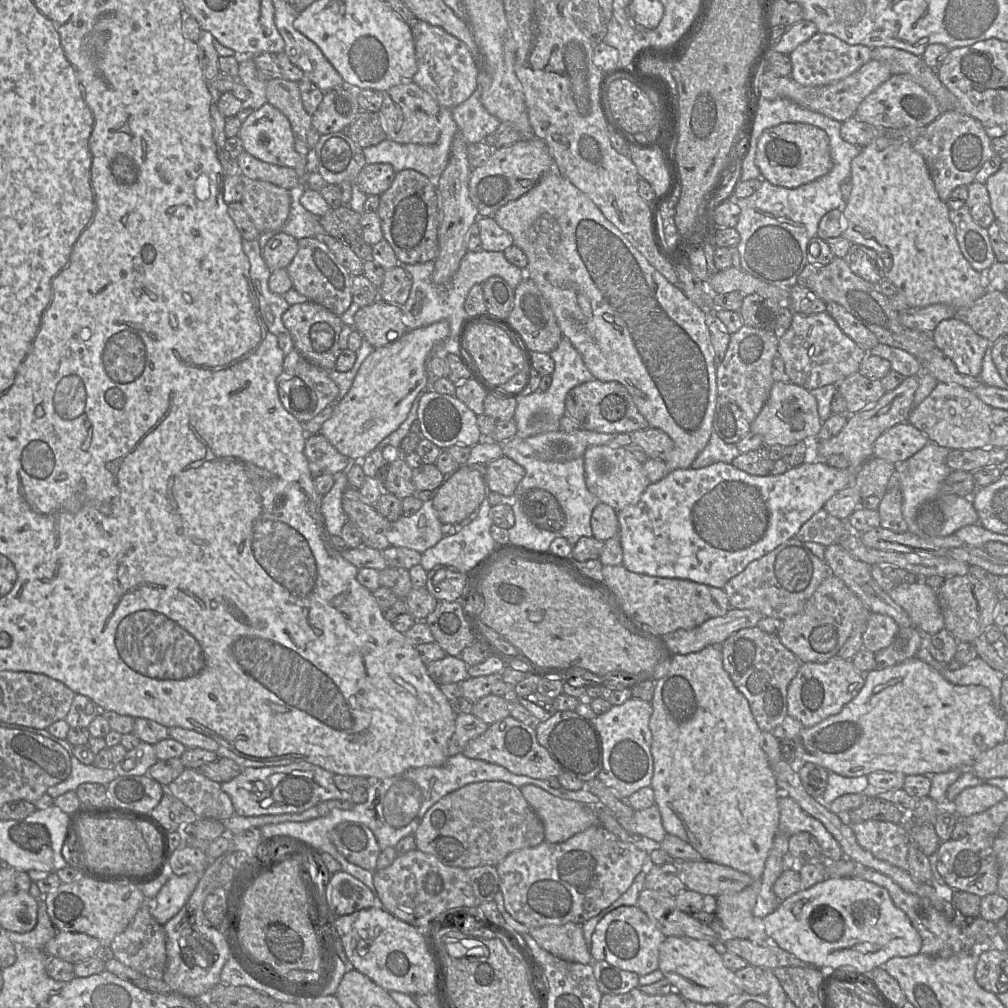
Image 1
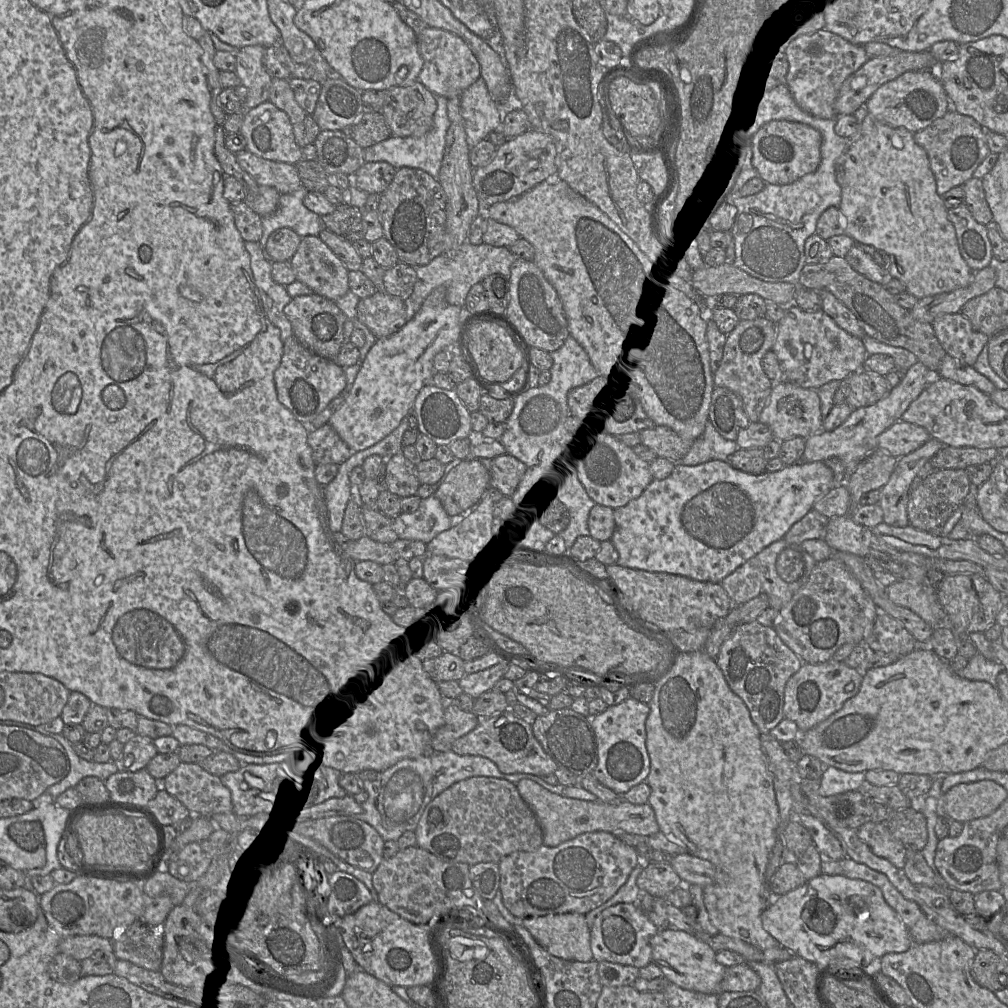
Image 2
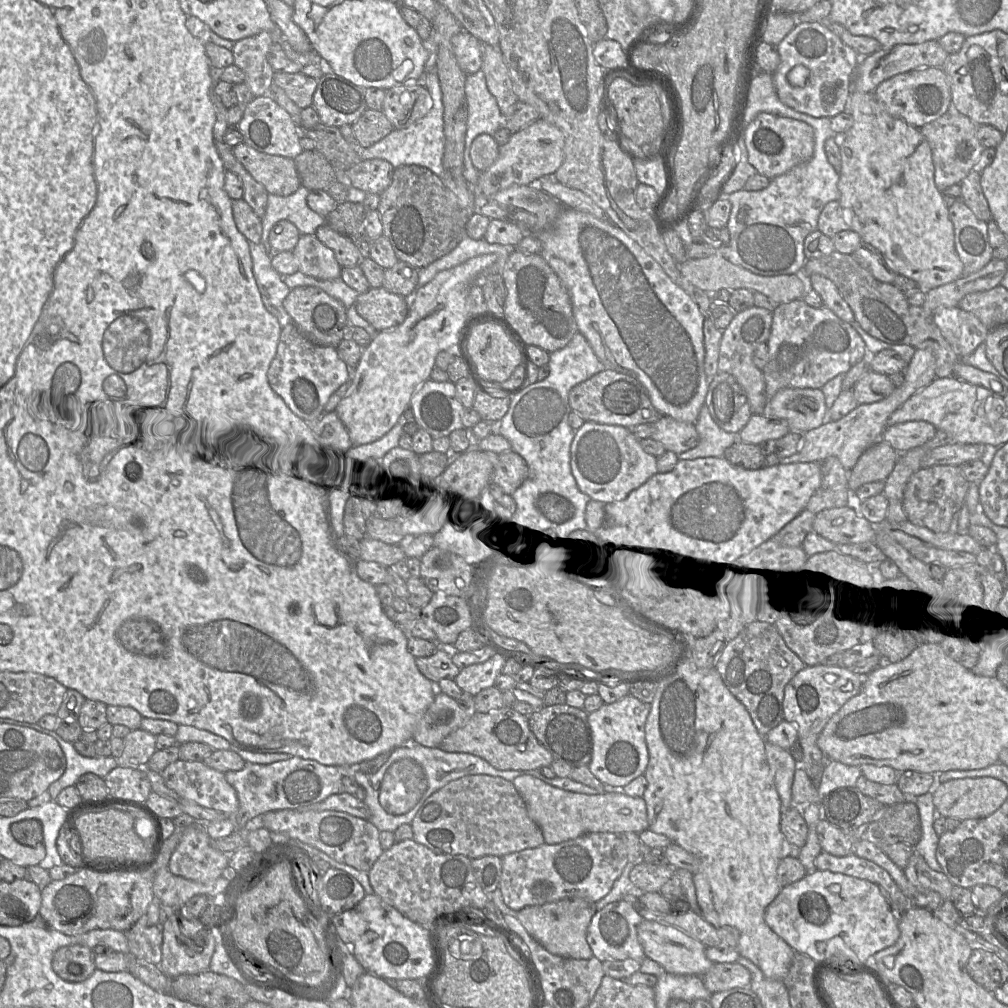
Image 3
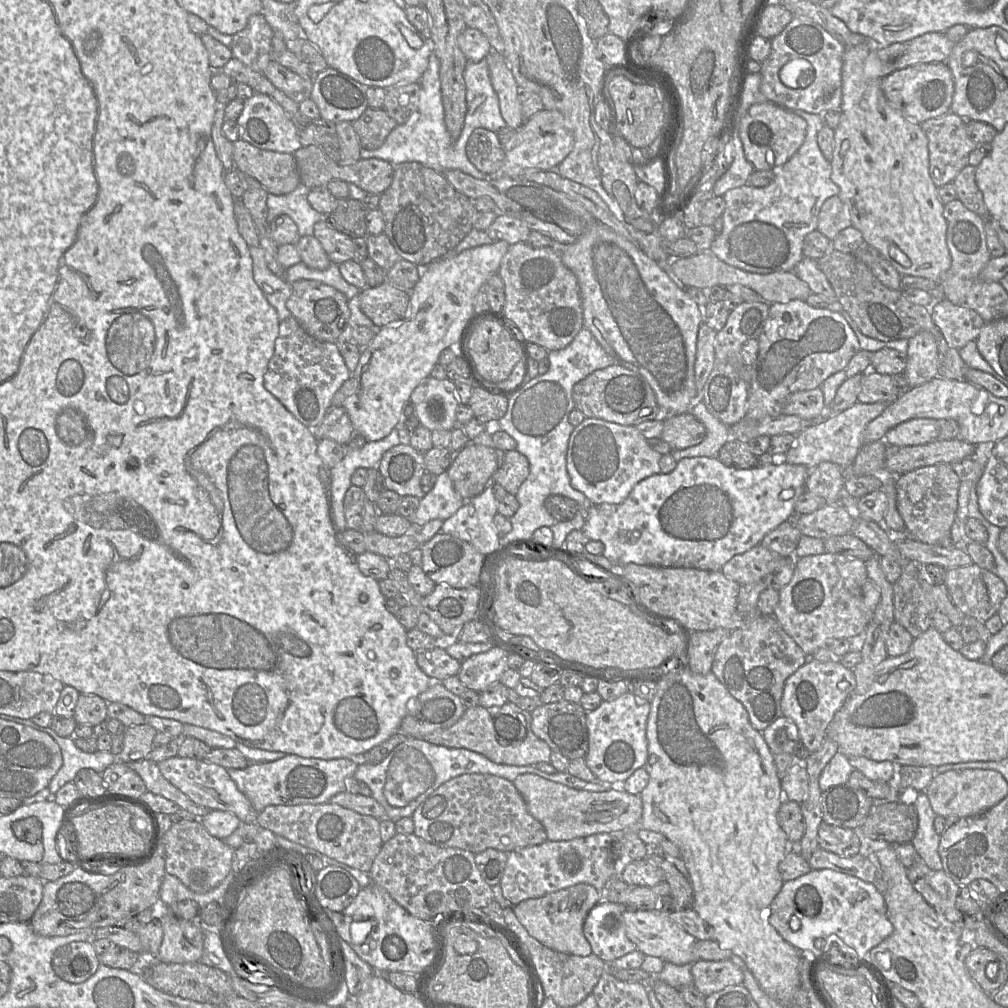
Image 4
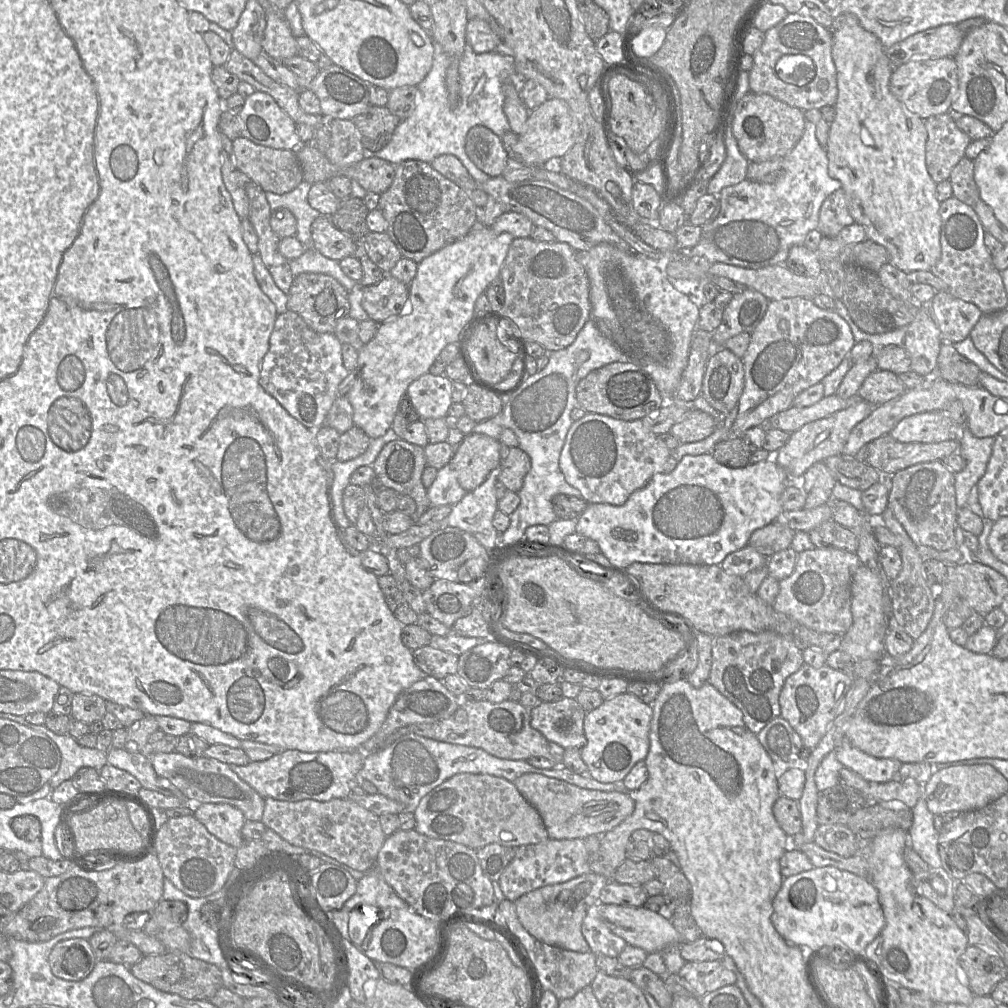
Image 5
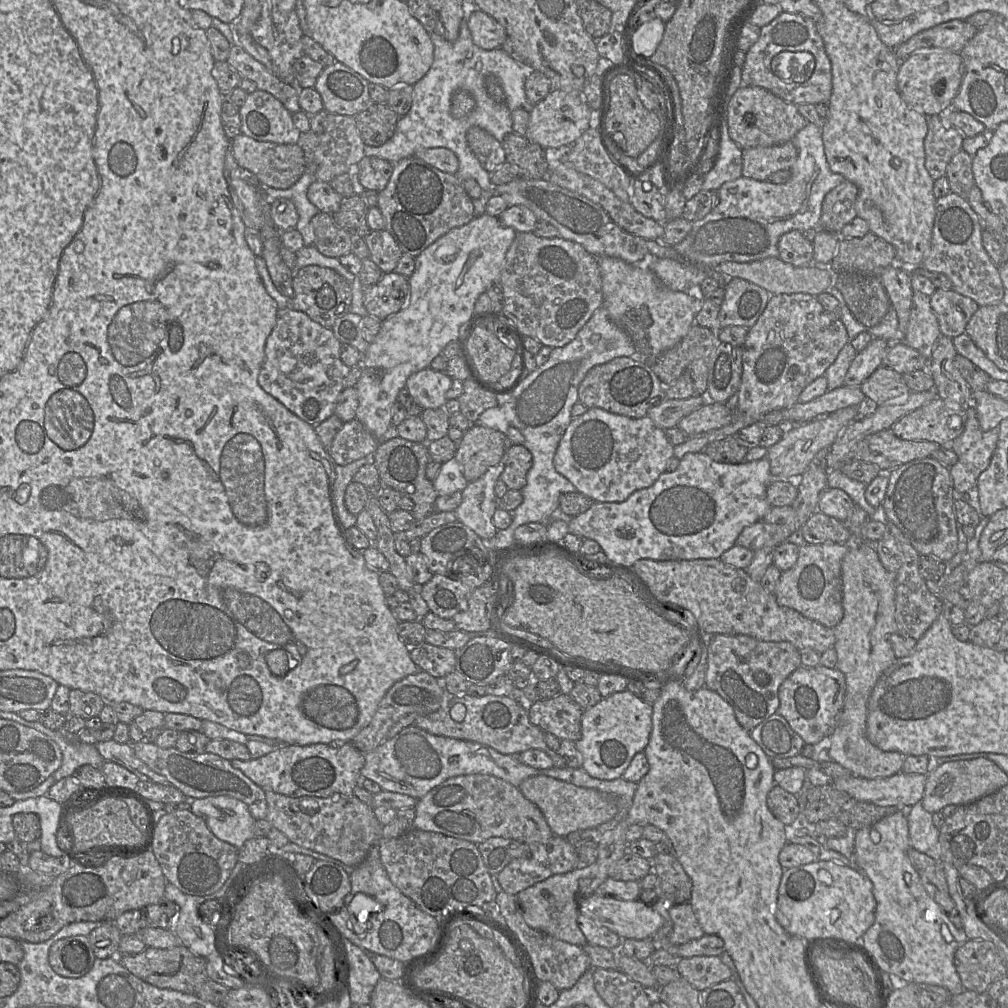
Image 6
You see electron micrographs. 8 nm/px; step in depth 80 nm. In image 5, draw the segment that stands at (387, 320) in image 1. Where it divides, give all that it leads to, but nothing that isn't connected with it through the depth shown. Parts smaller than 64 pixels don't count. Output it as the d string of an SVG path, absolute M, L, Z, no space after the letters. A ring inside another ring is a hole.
M390 274L377 284L364 288L362 307L378 324L405 314L408 308L409 285Z

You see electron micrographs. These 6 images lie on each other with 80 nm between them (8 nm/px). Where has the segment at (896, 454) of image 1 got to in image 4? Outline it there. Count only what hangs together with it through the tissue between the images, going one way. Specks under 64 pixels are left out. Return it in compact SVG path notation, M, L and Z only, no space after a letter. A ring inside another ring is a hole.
M915 418L898 424L884 437L888 445L917 446L928 444L938 438L939 422L930 418Z

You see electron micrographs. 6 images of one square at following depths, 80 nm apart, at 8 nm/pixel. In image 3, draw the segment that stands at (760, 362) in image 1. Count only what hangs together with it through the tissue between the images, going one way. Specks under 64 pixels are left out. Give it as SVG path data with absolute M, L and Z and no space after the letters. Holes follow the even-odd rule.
M750 307L734 315L728 327L723 331L720 342L718 372L731 374L743 388L750 404L752 414L761 415L768 402L765 380L762 371L753 362L753 353L761 343L766 343L772 325L772 312L761 307Z

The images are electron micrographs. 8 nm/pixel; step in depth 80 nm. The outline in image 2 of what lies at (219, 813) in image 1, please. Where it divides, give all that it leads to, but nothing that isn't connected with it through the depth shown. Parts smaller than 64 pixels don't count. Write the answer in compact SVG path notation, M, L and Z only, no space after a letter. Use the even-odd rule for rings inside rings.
M181 762L159 782L161 788L179 800L194 816L233 813L230 790L220 777L205 771L200 764Z

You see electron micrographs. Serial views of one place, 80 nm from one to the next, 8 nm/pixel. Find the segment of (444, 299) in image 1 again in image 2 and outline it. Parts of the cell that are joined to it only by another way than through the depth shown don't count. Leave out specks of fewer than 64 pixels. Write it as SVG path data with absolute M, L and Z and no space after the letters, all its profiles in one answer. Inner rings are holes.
M465 242L455 251L446 251L430 263L415 267L417 281L411 296L405 300L407 322L418 312L425 299L435 289L444 289L445 300L451 304L464 307L470 289L493 274L509 278L512 265L517 257L507 247L494 247L486 243L473 245Z

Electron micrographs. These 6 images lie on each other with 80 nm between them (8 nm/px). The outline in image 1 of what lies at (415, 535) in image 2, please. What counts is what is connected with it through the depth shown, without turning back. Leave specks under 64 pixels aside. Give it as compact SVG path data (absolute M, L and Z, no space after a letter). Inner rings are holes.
M423 502L422 507L412 516L401 515L391 524L388 531L390 546L406 547L413 549L420 554L436 545L447 534L447 528L439 521L433 502Z

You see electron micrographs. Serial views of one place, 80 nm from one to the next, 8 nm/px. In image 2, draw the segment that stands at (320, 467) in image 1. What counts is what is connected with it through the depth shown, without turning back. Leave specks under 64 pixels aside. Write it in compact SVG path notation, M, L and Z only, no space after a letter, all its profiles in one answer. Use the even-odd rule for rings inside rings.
M329 423L310 429L308 444L316 466L328 463L340 465L354 453Z

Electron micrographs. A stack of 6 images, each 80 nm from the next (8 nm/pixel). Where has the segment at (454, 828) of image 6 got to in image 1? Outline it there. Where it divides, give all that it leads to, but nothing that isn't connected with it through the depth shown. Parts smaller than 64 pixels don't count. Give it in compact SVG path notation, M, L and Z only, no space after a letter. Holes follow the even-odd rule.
M504 781L474 782L446 794L427 810L414 836L418 850L435 856L445 865L463 869L497 866L510 853L545 841L540 817L523 797L520 788Z

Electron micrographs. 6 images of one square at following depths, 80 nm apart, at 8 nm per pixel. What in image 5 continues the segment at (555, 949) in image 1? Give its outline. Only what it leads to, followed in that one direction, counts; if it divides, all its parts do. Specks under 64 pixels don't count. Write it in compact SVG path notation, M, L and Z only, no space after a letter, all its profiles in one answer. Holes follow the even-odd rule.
M588 872L563 883L532 890L514 902L518 919L532 936L542 942L575 952L588 952L590 947L581 931L582 922L588 909L599 902L600 893L609 880L613 879Z

